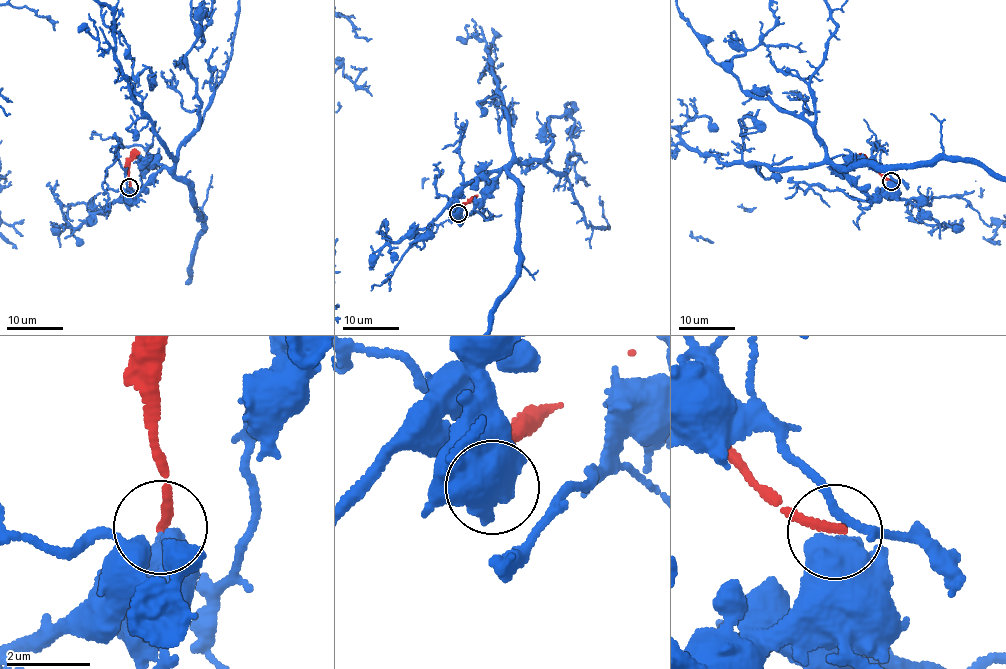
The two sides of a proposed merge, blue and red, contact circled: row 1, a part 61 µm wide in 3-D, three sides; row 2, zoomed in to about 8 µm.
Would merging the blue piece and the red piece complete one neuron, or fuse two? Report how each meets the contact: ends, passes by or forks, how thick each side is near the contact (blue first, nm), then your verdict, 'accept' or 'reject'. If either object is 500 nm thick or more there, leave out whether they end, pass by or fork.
600/240 nm | reject

